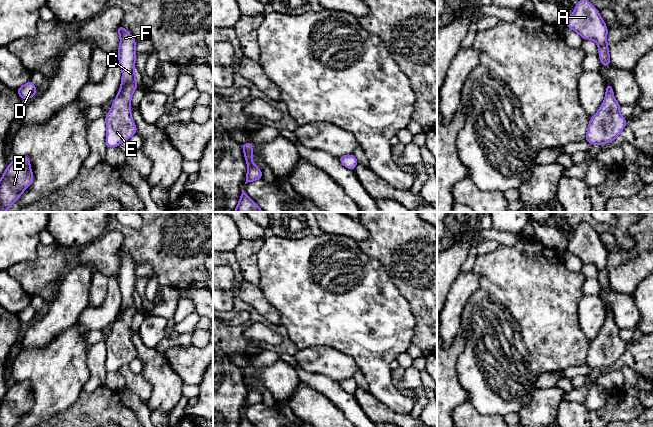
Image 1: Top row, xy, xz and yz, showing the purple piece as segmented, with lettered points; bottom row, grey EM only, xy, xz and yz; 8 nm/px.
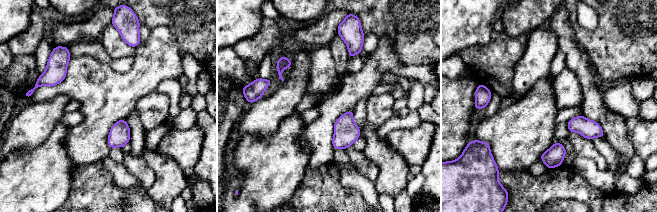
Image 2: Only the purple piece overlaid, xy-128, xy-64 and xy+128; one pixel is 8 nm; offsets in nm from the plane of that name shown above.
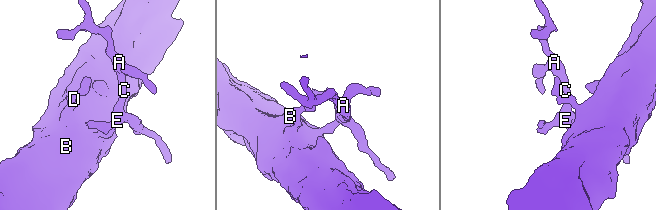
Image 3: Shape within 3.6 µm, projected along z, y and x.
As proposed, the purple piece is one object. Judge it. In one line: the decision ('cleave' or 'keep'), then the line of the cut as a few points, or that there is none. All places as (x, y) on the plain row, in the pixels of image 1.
keep | no cut

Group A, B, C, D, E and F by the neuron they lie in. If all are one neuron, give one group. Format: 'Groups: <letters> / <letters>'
Groups: A B C D E F

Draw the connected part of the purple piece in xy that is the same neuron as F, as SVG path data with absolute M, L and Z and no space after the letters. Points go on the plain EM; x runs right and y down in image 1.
M123 249L117 255L120 260L118 283L122 294L122 304L111 334L105 340L106 371L118 371L137 357L130 331L132 319L138 310L135 302L136 264Z

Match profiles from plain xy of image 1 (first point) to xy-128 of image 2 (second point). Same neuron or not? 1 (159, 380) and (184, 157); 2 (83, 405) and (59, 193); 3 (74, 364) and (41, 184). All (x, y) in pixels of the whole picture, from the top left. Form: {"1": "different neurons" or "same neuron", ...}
{"1": "different neurons", "2": "different neurons", "3": "same neuron"}

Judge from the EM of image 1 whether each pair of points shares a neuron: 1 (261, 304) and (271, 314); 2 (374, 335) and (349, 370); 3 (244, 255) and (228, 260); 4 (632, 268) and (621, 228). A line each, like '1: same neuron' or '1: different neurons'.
1: same neuron
2: different neurons
3: different neurons
4: different neurons

